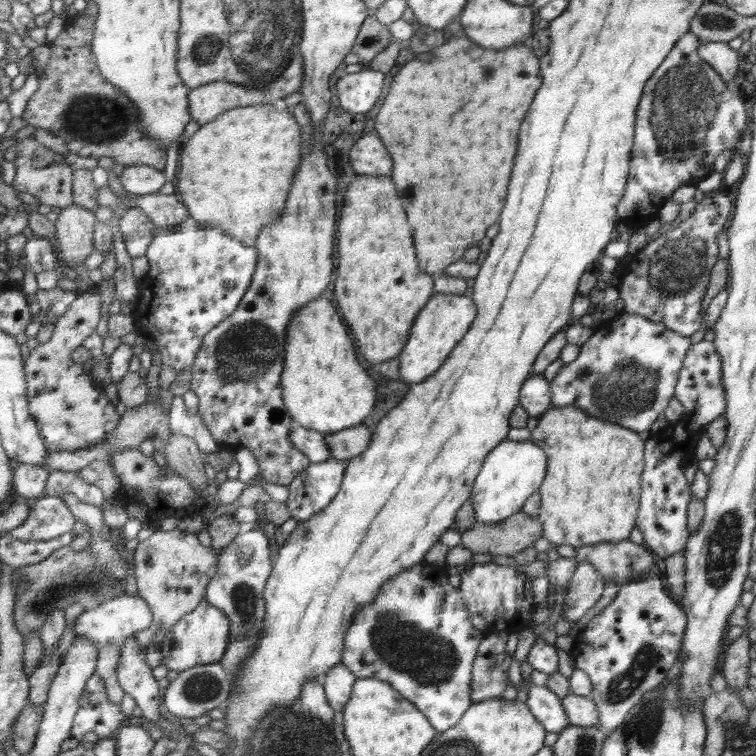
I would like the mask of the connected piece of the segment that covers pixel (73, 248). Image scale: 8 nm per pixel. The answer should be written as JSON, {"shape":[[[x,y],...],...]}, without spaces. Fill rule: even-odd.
{"shape":[[[78,205],[64,209],[56,221],[62,254],[69,268],[84,264],[93,251],[93,230],[97,218],[92,210]]]}

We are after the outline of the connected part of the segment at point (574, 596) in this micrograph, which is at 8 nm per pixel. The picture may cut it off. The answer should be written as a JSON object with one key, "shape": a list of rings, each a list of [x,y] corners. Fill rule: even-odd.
{"shape":[[[589,562],[577,563],[563,600],[566,619],[580,620],[600,600],[607,584],[608,581],[595,566]]]}

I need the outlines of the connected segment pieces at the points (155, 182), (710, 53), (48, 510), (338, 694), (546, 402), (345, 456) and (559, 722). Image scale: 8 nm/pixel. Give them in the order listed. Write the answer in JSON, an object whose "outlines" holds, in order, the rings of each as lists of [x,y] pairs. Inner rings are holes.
{"outlines":[[[[152,165],[125,167],[119,179],[124,190],[137,195],[159,192],[167,183],[164,172]]],[[[720,41],[700,43],[698,54],[705,58],[726,82],[734,82],[741,54],[729,47],[728,43]]],[[[46,494],[35,500],[30,518],[10,533],[18,540],[61,540],[66,533],[72,533],[75,521],[61,496]]],[[[342,664],[336,665],[326,673],[323,678],[325,694],[334,710],[344,710],[356,680],[356,676]]],[[[540,374],[532,375],[522,385],[520,405],[529,417],[540,417],[552,406],[552,386]]],[[[372,424],[351,426],[340,433],[325,433],[325,441],[328,442],[332,458],[339,461],[347,461],[362,454],[371,443],[374,426]]],[[[528,684],[526,704],[542,723],[542,726],[545,726],[546,730],[550,730],[550,732],[559,733],[570,724],[564,712],[561,698],[546,686]]]]}

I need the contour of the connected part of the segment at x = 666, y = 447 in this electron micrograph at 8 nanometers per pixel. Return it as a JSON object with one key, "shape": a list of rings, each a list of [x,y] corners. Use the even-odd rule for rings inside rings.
{"shape":[[[702,341],[693,344],[683,361],[682,368],[679,370],[677,385],[675,386],[674,396],[682,406],[684,414],[675,423],[669,423],[664,429],[655,434],[651,434],[646,440],[646,474],[641,474],[641,498],[640,509],[637,515],[636,525],[642,532],[645,540],[644,546],[662,560],[673,556],[684,550],[687,545],[688,536],[688,508],[690,500],[690,482],[685,476],[684,464],[694,456],[696,450],[696,440],[704,434],[706,426],[721,418],[727,409],[727,396],[723,385],[724,363],[721,355],[717,353],[715,344],[712,341]]]}

